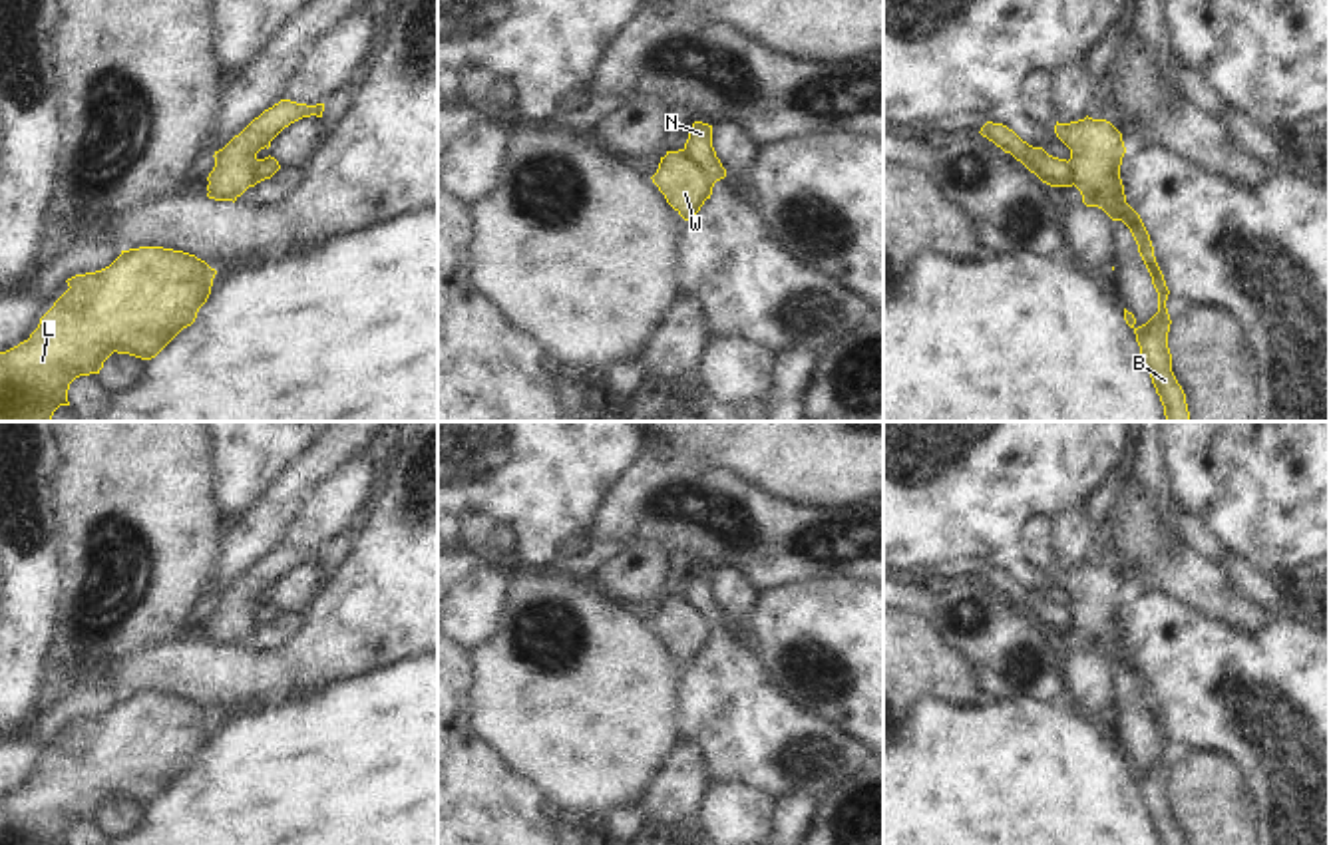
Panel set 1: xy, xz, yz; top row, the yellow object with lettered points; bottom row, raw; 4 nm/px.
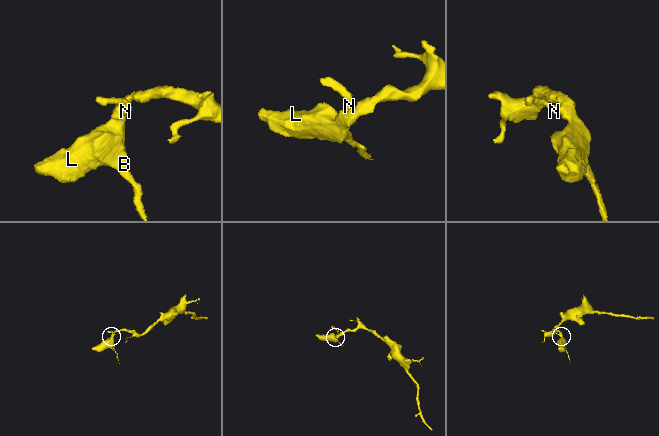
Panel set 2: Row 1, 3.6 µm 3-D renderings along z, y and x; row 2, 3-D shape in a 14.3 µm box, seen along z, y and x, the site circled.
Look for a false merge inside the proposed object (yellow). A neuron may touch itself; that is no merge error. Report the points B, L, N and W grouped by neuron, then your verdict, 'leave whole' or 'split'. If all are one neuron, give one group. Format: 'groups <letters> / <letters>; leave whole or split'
groups B L W / N; split

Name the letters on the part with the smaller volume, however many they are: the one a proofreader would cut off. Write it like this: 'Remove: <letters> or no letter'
Remove: N

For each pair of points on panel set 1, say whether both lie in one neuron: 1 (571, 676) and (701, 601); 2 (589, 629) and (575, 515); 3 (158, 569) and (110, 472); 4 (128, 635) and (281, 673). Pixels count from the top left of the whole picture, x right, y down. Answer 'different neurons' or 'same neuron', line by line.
1: different neurons
2: different neurons
3: same neuron
4: different neurons

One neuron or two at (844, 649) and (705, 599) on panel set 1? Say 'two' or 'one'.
two

